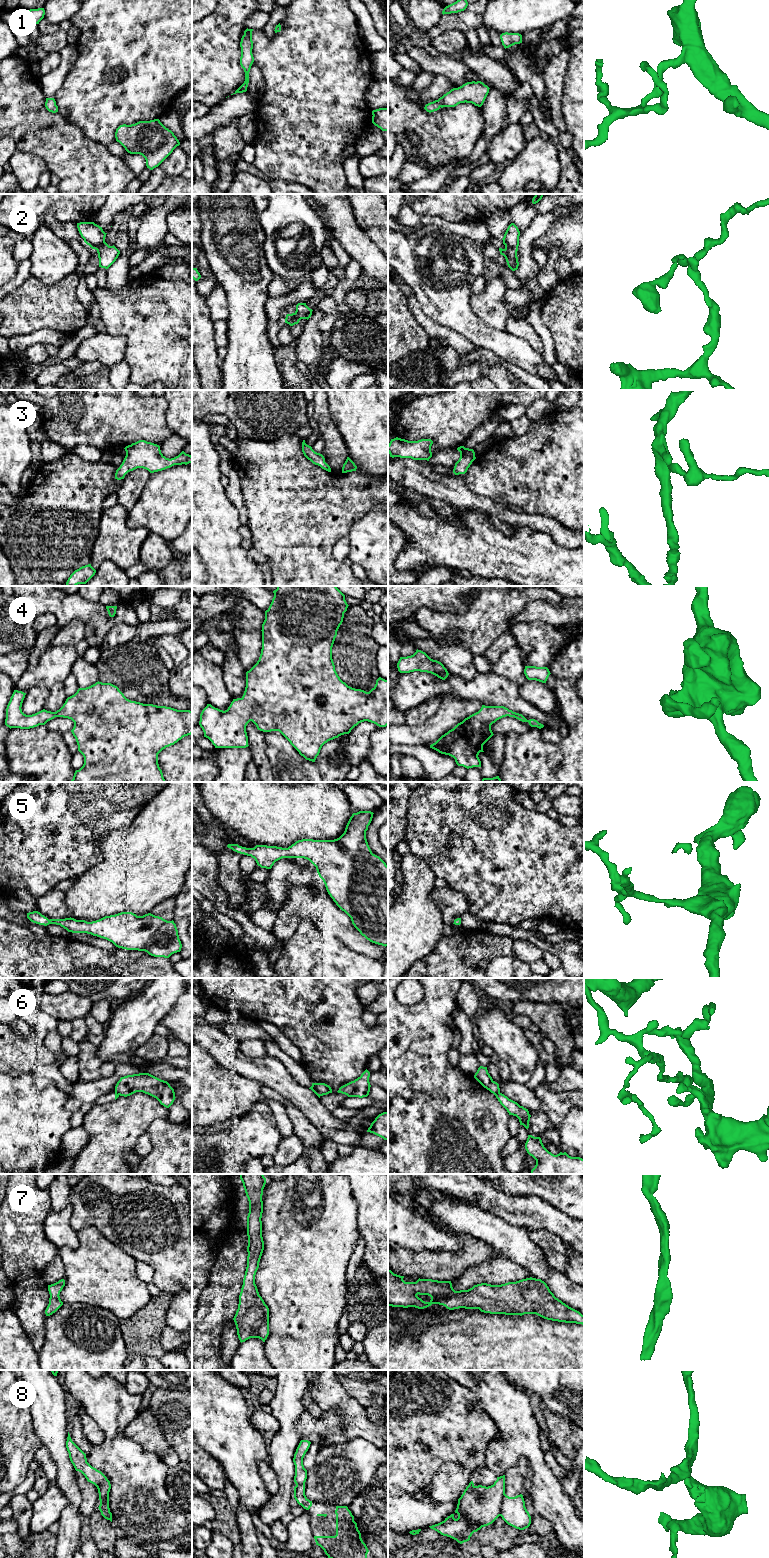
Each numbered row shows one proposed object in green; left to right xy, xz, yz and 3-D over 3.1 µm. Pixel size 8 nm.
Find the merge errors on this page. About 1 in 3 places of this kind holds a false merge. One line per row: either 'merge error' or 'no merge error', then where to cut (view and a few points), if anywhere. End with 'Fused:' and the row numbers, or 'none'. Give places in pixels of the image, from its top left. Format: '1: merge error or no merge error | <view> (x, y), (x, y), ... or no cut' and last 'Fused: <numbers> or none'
1: no merge error | no cut
2: merge error | yz (503, 238), (506, 245), (516, 251)
3: no merge error | no cut
4: no merge error | no cut
5: no merge error | no cut
6: merge error | yz (499, 1091), (494, 1094)
7: no merge error | no cut
8: merge error | yz (504, 1493), (501, 1499), (500, 1515)
Fused: 2, 6, 8

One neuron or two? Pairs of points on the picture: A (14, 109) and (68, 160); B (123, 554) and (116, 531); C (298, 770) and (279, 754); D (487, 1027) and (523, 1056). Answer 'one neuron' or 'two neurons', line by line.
A: one neuron
B: one neuron
C: one neuron
D: one neuron

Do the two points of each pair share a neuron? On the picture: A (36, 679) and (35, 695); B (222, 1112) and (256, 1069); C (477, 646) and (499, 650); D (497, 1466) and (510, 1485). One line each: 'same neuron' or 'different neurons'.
A: different neurons
B: different neurons
C: different neurons
D: different neurons

